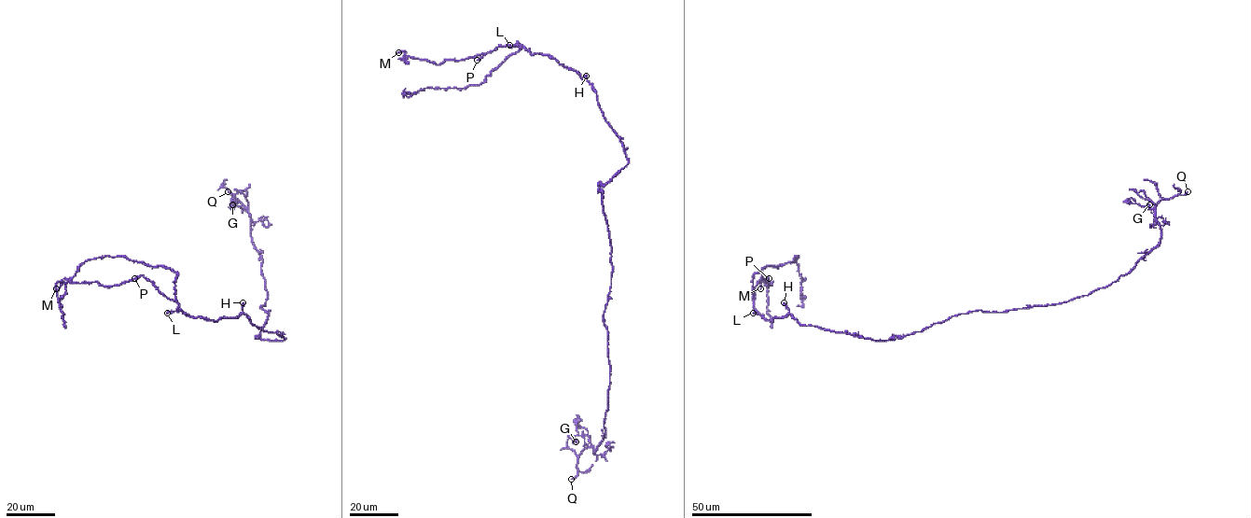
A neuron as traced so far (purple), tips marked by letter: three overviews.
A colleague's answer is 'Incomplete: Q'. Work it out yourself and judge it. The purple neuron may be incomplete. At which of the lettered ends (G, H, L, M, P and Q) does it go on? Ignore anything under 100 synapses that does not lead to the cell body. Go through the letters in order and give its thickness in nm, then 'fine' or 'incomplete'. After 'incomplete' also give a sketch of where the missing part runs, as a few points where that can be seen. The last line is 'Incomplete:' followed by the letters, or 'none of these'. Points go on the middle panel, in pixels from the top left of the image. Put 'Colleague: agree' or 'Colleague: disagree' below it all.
G: calibre 190 nm; fine
H: calibre 500 nm; fine
L: calibre 400 nm; fine
M: calibre 320 nm; fine
P: calibre 360 nm; fine
Q: calibre 320 nm; incomplete; course (571, 479), (569, 440), (562, 431), (559, 417), (570, 420)
Incomplete: Q
Colleague: agree

